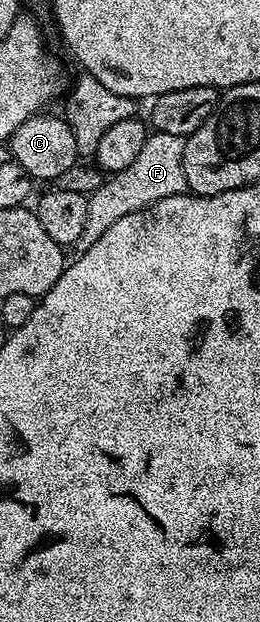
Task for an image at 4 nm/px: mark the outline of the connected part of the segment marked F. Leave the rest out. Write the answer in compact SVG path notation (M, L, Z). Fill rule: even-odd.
M169 132L148 133L137 160L133 160L129 168L110 175L107 182L101 184L101 188L97 188L97 192L88 197L85 232L81 232L81 236L75 241L74 249L82 252L93 248L93 244L97 244L97 240L101 240L105 231L113 228L113 224L117 224L121 216L129 216L133 212L157 204L157 200L188 193L183 167L184 156L185 139L181 136L169 136Z

